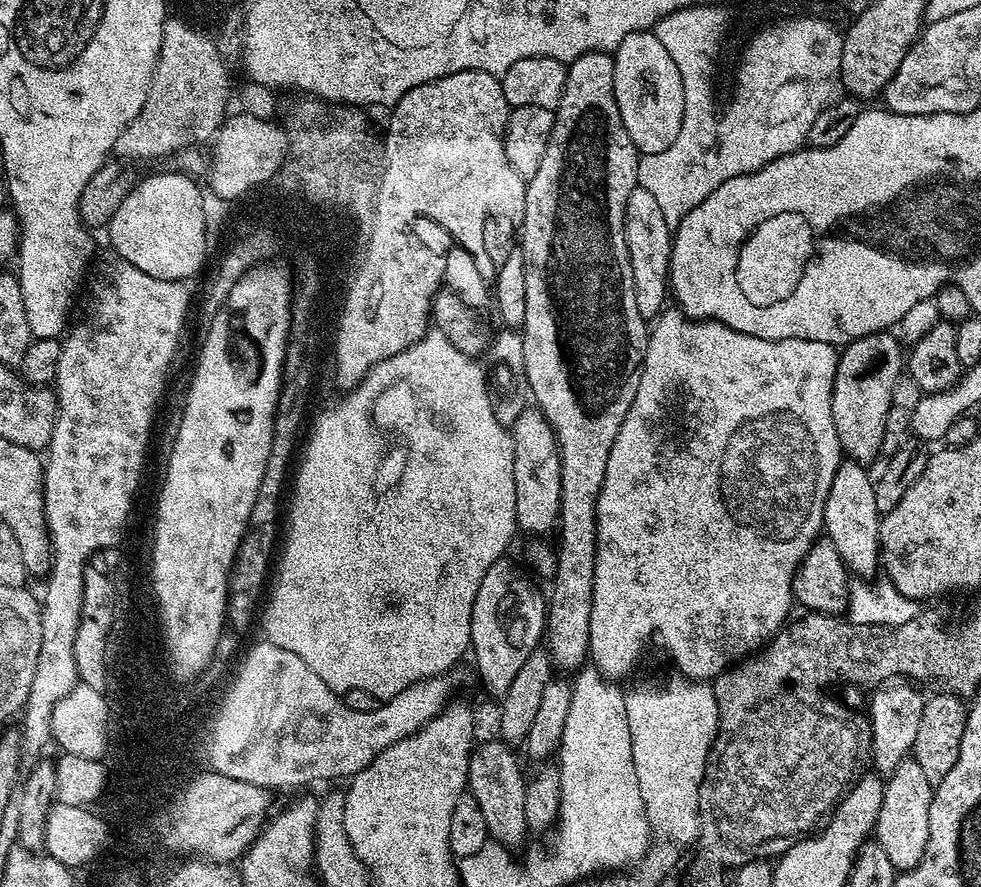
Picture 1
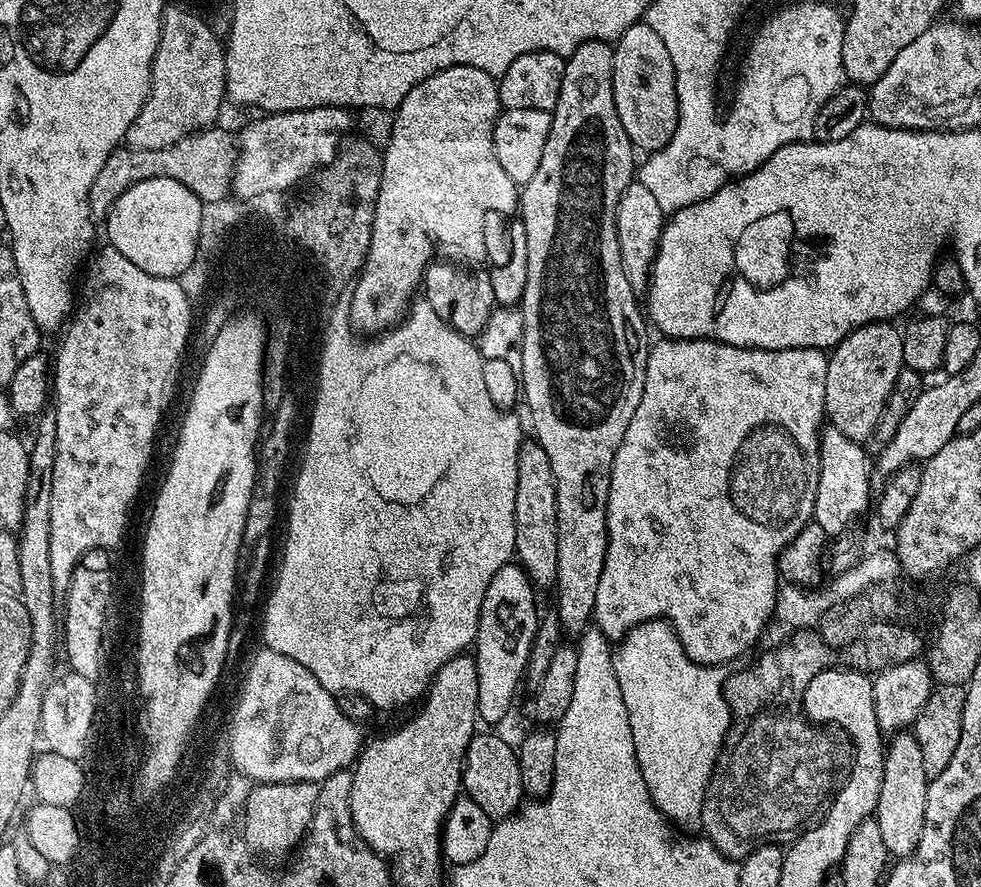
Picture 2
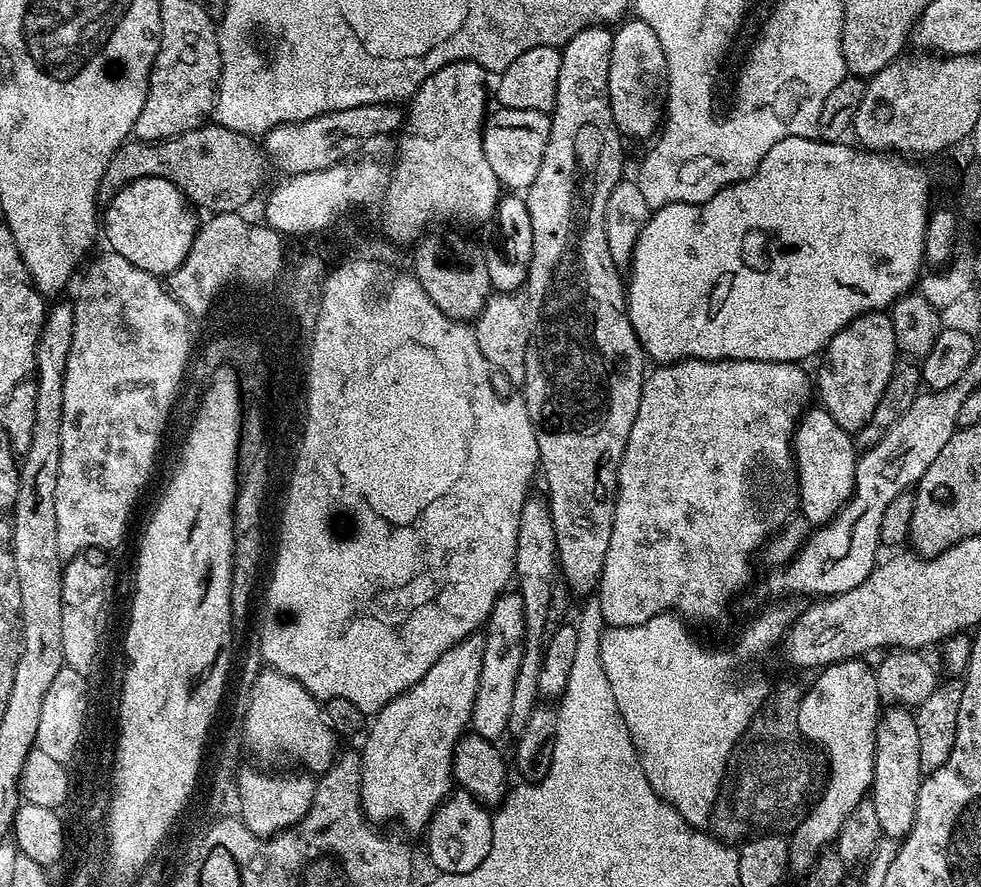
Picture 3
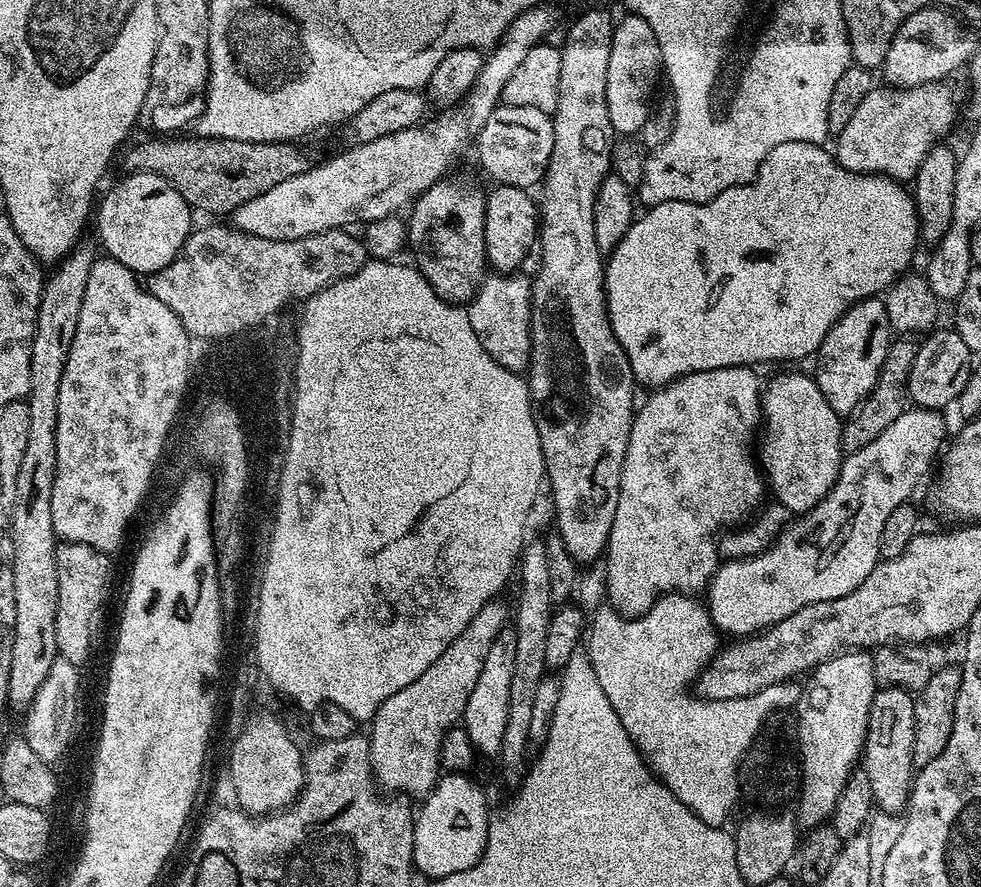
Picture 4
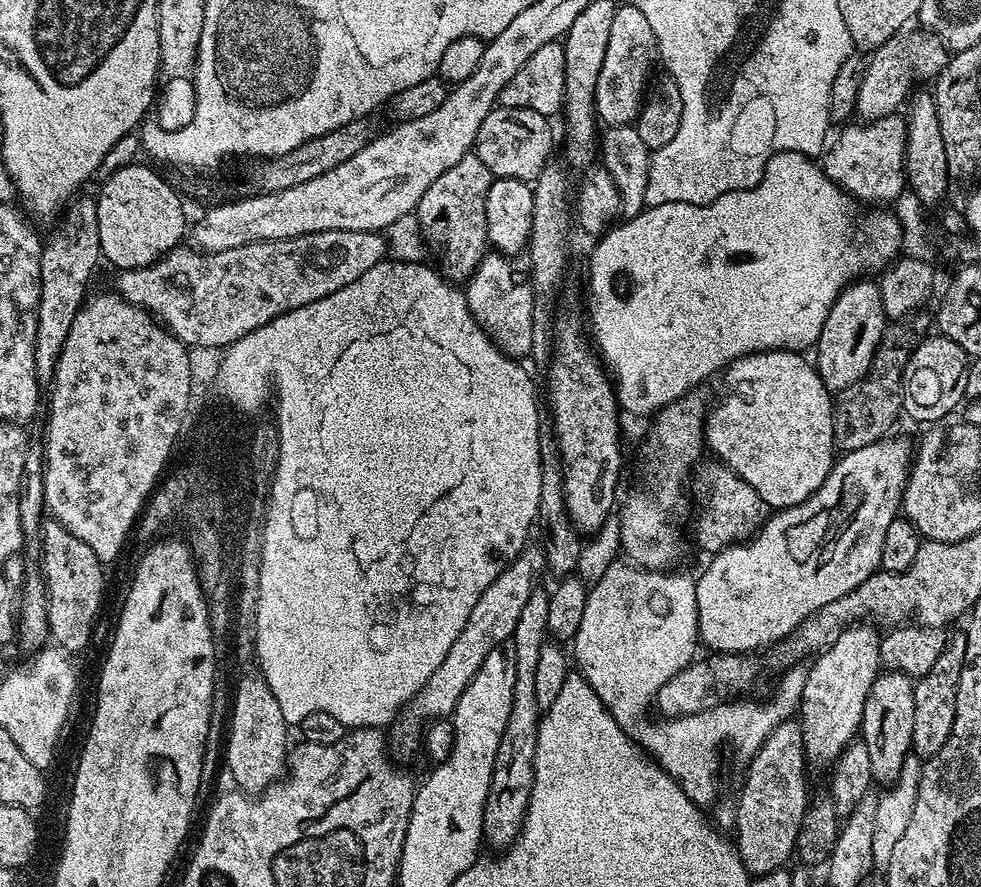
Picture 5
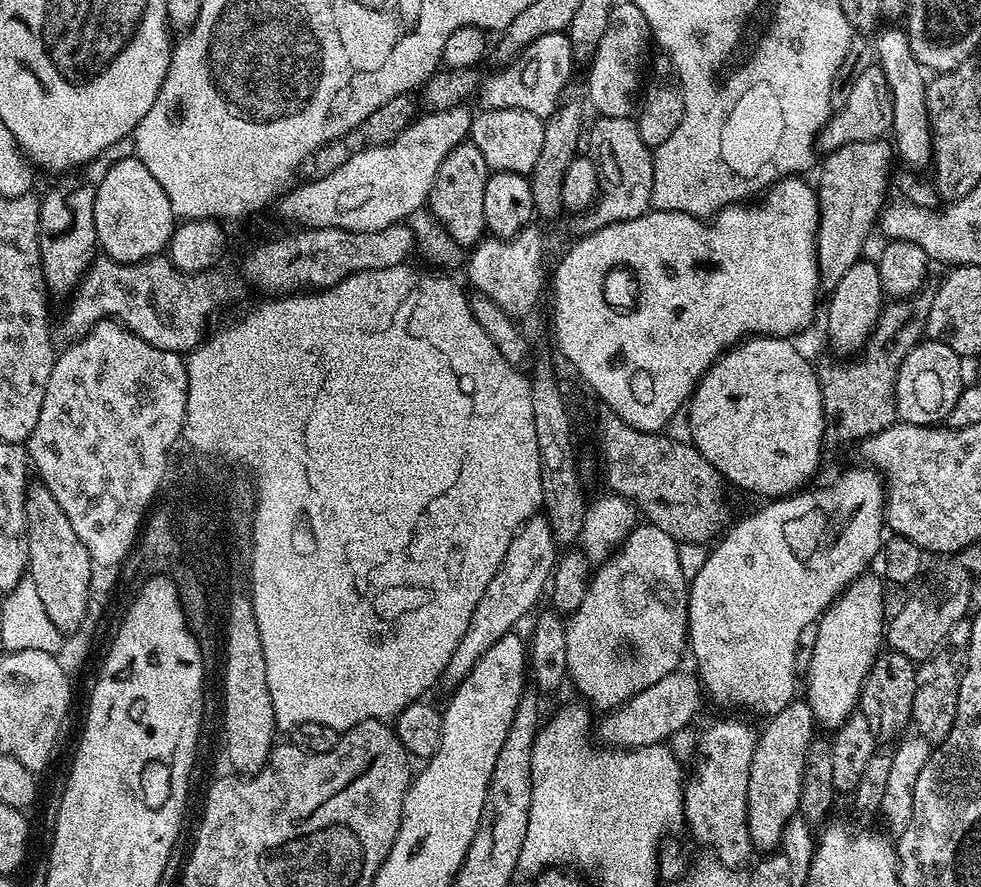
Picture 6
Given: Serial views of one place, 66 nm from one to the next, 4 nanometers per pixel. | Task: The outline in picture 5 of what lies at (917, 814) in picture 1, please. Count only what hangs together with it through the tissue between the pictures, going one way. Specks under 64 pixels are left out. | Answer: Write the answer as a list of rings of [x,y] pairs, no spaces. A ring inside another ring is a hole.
[[[881,671],[874,678],[874,686],[866,694],[866,706],[862,710],[859,735],[870,750],[870,770],[877,785],[889,786],[902,770],[903,760],[912,752],[914,738],[914,687],[913,677],[905,672]]]

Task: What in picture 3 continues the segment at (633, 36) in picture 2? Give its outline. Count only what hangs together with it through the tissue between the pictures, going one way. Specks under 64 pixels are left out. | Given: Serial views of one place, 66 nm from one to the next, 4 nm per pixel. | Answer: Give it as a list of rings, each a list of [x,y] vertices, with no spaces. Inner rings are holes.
[[[628,19],[612,34],[608,75],[610,110],[614,114],[616,129],[625,137],[648,136],[652,131],[655,133],[662,124],[662,89],[668,75],[666,54],[662,50],[662,42],[658,42],[654,30],[650,30],[646,22]]]

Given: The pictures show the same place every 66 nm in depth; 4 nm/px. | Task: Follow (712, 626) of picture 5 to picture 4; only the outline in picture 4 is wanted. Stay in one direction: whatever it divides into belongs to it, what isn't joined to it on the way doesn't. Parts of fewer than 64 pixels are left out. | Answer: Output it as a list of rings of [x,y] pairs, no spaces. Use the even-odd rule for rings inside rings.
[[[909,407],[904,411],[897,420],[890,425],[884,433],[878,434],[878,438],[874,442],[870,442],[870,446],[862,446],[862,450],[854,450],[847,453],[844,459],[840,461],[840,473],[834,482],[834,486],[829,490],[827,495],[818,502],[818,506],[814,506],[810,511],[803,513],[799,518],[793,519],[790,524],[777,536],[769,548],[764,552],[758,553],[756,556],[750,556],[745,559],[729,559],[727,562],[721,563],[717,567],[716,574],[712,578],[711,584],[706,589],[706,607],[712,623],[716,625],[721,633],[729,632],[732,638],[747,638],[753,634],[759,633],[761,630],[767,630],[772,625],[782,622],[786,618],[790,618],[790,614],[794,614],[798,610],[802,610],[802,606],[813,604],[814,602],[826,602],[834,598],[842,598],[846,594],[850,594],[850,590],[854,590],[864,581],[866,574],[870,574],[870,570],[874,570],[874,566],[881,561],[879,554],[879,540],[882,538],[882,526],[885,525],[889,515],[893,513],[898,506],[909,503],[912,490],[919,486],[920,479],[928,472],[928,467],[932,464],[932,455],[941,451],[944,440],[944,420],[939,411],[930,408]]]

